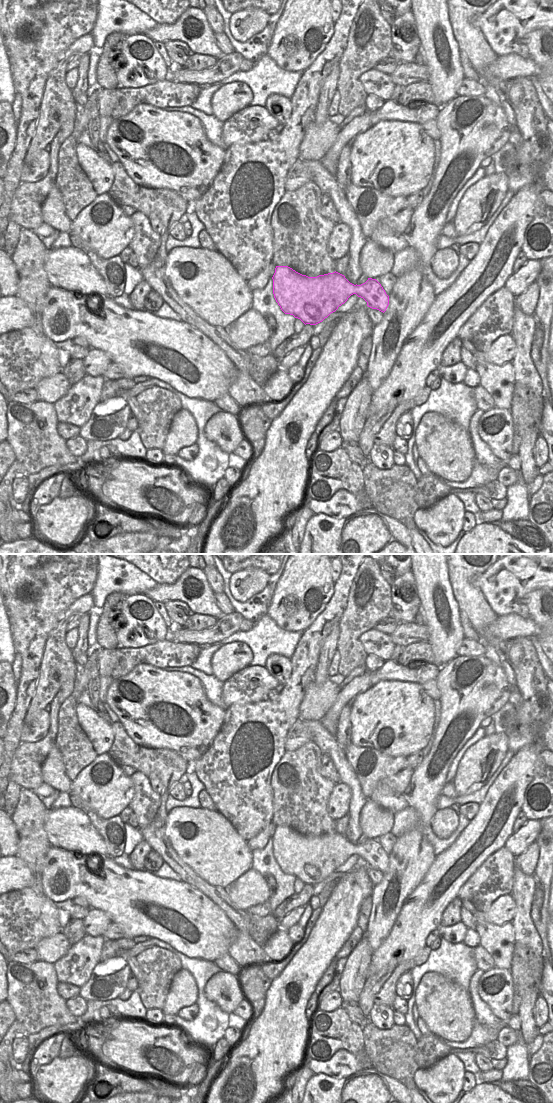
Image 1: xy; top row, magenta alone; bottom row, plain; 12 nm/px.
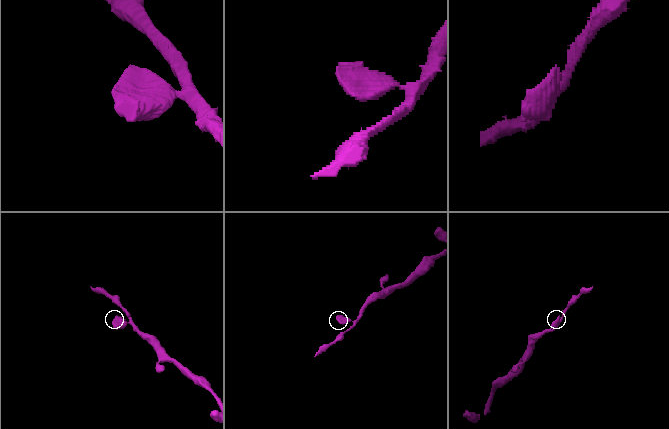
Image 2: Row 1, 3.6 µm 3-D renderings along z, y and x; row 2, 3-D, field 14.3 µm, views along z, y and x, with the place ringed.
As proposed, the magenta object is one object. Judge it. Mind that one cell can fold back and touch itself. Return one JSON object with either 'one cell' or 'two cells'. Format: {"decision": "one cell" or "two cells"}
{"decision": "one cell"}

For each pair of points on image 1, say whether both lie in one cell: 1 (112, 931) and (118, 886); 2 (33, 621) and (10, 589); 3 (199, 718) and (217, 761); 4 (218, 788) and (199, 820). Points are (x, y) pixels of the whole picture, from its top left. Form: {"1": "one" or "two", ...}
{"1": "two", "2": "two", "3": "two", "4": "two"}

